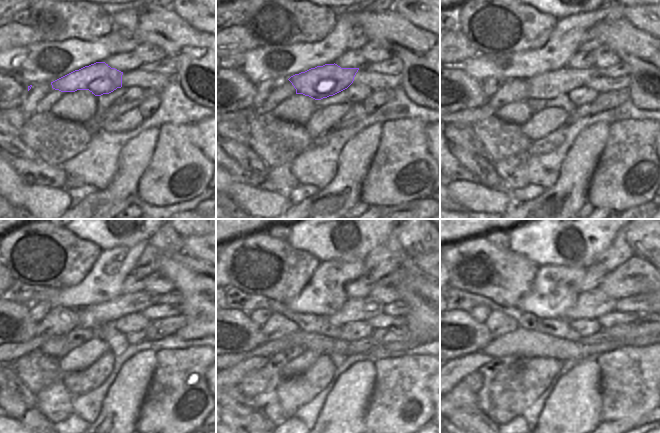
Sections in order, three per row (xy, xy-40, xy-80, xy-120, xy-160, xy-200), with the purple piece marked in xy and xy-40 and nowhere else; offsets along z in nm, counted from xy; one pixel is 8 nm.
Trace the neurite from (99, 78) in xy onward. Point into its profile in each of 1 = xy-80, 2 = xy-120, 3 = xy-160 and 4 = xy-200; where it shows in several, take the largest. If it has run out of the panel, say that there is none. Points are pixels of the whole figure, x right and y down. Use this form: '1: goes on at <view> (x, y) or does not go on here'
1: goes on at xy-80 (548, 85)
2: goes on at xy-120 (91, 317)
3: goes on at xy-160 (365, 307)
4: goes on at xy-200 (591, 305)

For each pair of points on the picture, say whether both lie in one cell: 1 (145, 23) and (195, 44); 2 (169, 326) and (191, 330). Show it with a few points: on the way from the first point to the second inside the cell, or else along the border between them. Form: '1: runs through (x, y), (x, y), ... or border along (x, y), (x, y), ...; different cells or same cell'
1: runs through (157, 26), (166, 29), (183, 43); same cell
2: border along (182, 313), (185, 319), (184, 325), (175, 333); different cells

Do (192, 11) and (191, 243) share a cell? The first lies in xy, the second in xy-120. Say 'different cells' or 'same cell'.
same cell

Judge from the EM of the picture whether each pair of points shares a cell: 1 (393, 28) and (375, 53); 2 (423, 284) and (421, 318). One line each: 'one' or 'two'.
1: two
2: one

